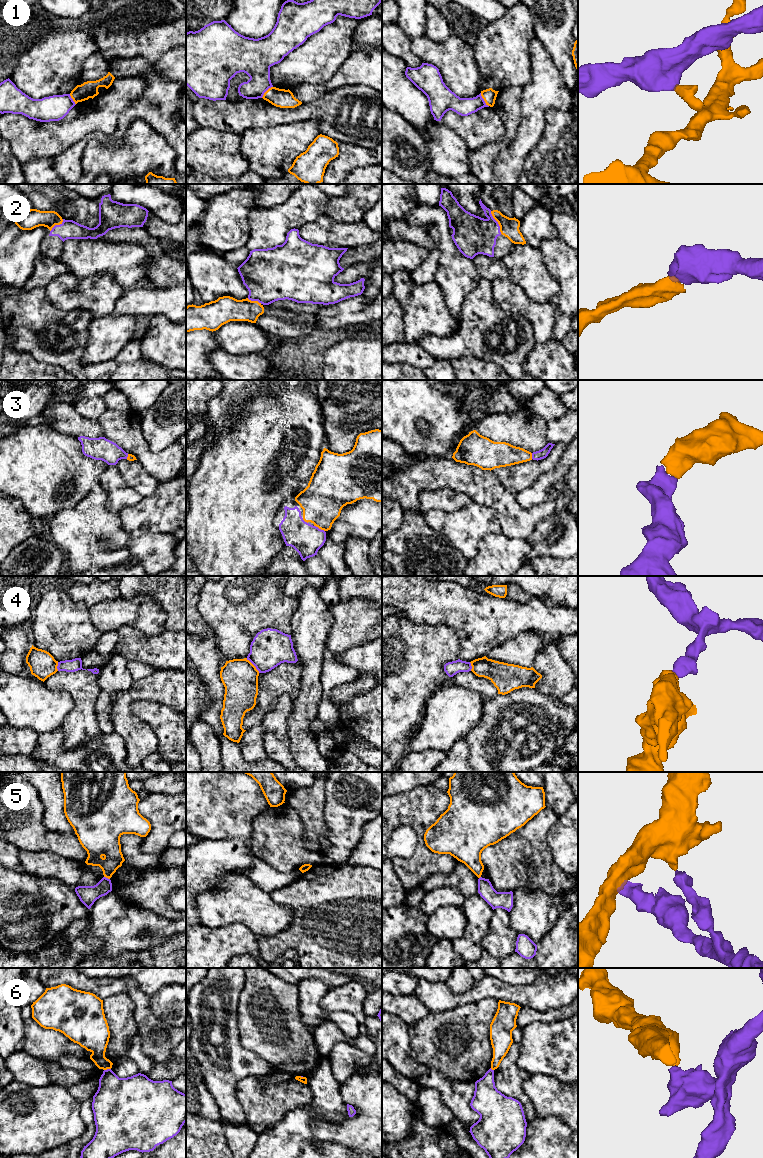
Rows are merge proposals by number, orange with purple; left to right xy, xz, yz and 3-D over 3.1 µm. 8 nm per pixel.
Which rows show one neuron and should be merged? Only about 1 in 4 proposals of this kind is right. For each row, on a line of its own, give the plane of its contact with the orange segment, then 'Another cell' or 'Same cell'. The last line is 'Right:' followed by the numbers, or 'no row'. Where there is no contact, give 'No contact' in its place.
1: Touches orange in yz. Another cell
2: Touches orange in yz. Same cell
3: Touches orange in xz. Same cell
4: Touches orange in xz. Another cell
5: Touches orange in xy. Another cell
6: Touches orange in xy. Another cell
Right: 2, 3

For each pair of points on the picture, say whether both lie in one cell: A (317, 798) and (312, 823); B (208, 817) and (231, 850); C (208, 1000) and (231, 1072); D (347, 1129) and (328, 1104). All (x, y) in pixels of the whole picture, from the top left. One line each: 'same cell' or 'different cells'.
A: same cell
B: different cells
C: same cell
D: different cells

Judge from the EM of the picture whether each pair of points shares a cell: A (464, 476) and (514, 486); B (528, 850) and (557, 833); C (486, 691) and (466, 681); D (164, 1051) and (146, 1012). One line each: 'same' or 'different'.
A: different
B: different
C: same
D: same

